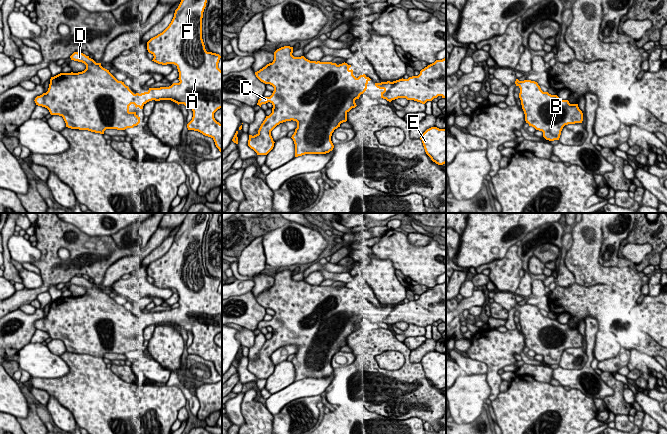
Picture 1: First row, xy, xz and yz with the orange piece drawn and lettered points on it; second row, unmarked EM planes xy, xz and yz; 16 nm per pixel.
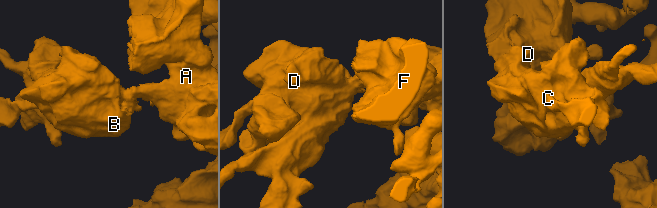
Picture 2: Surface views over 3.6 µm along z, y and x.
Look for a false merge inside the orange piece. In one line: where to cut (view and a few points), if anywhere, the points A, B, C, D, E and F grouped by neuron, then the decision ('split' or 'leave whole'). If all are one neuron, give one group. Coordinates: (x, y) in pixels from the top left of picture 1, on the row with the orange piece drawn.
no cut | A B C D E F | leave whole

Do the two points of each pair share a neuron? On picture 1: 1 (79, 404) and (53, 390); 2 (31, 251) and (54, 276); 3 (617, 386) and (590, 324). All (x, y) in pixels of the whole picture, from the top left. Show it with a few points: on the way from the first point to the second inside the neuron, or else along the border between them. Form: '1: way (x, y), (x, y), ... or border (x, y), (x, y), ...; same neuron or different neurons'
1: way (73, 398), (65, 390), (59, 390); same neuron
2: border (36, 246), (40, 251), (40, 257), (33, 264); different neurons
3: border (599, 375), (612, 389), (612, 393), (603, 399); different neurons

